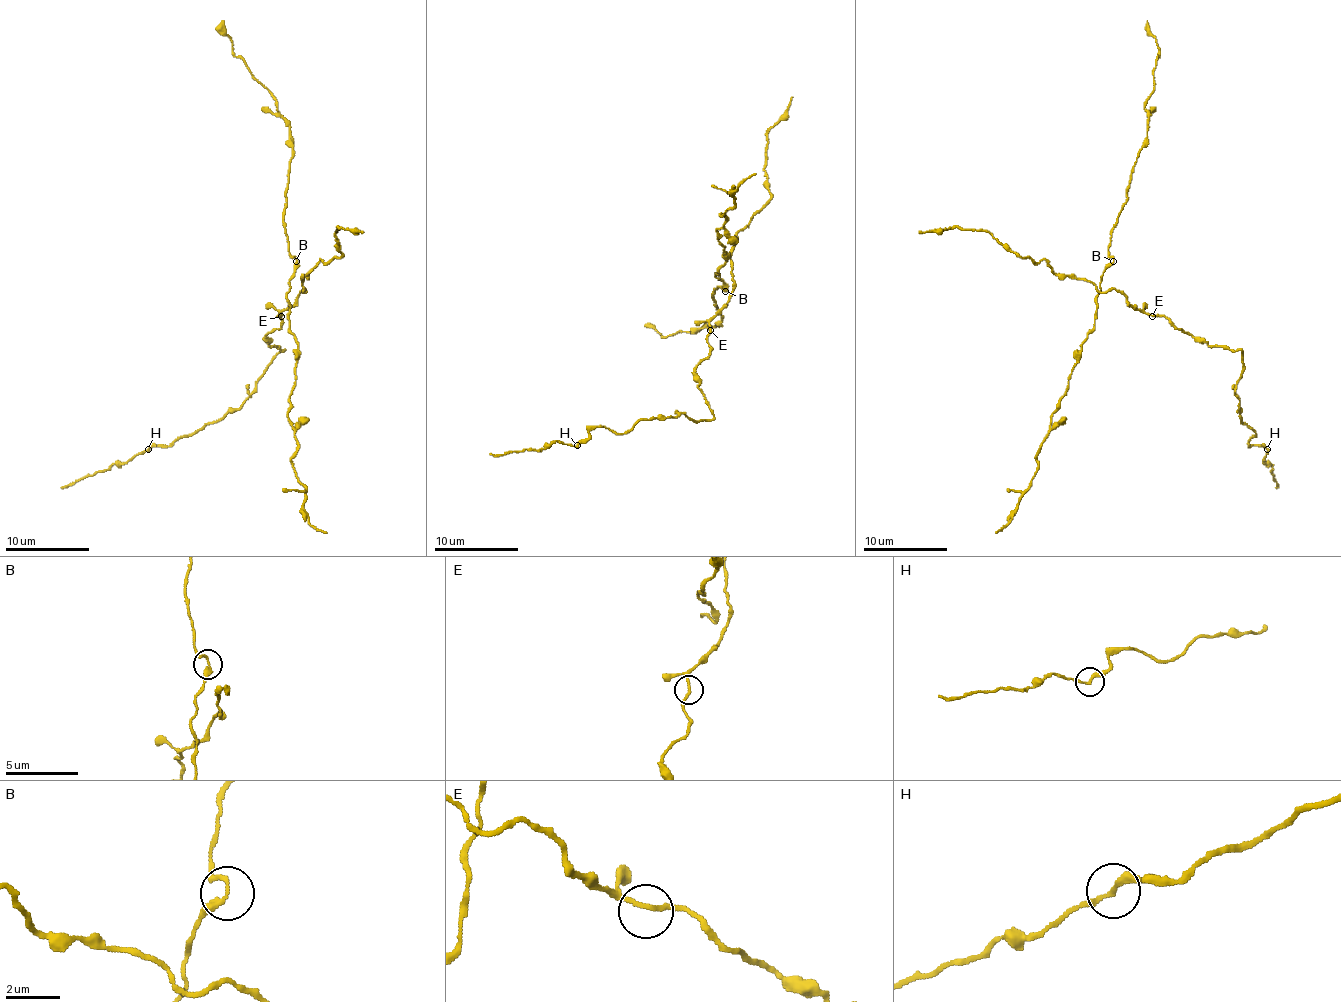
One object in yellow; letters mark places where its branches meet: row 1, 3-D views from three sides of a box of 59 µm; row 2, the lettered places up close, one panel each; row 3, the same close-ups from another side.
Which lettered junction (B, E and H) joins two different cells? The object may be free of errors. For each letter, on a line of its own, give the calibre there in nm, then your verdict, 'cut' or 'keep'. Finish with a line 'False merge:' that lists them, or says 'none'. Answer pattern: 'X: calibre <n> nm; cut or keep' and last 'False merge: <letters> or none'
B: calibre 240 nm; keep
E: calibre 170 nm; keep
H: calibre 240 nm; keep
False merge: none

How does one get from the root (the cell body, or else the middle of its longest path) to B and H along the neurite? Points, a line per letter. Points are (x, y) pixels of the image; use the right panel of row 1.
B: (1152, 314), (1137, 310), (1122, 293), (1114, 289), (1097, 289), (1103, 272), (1114, 262)
H: (1152, 314), (1210, 346), (1242, 352), (1236, 384), (1240, 417), (1255, 432), (1248, 445), (1267, 449)

